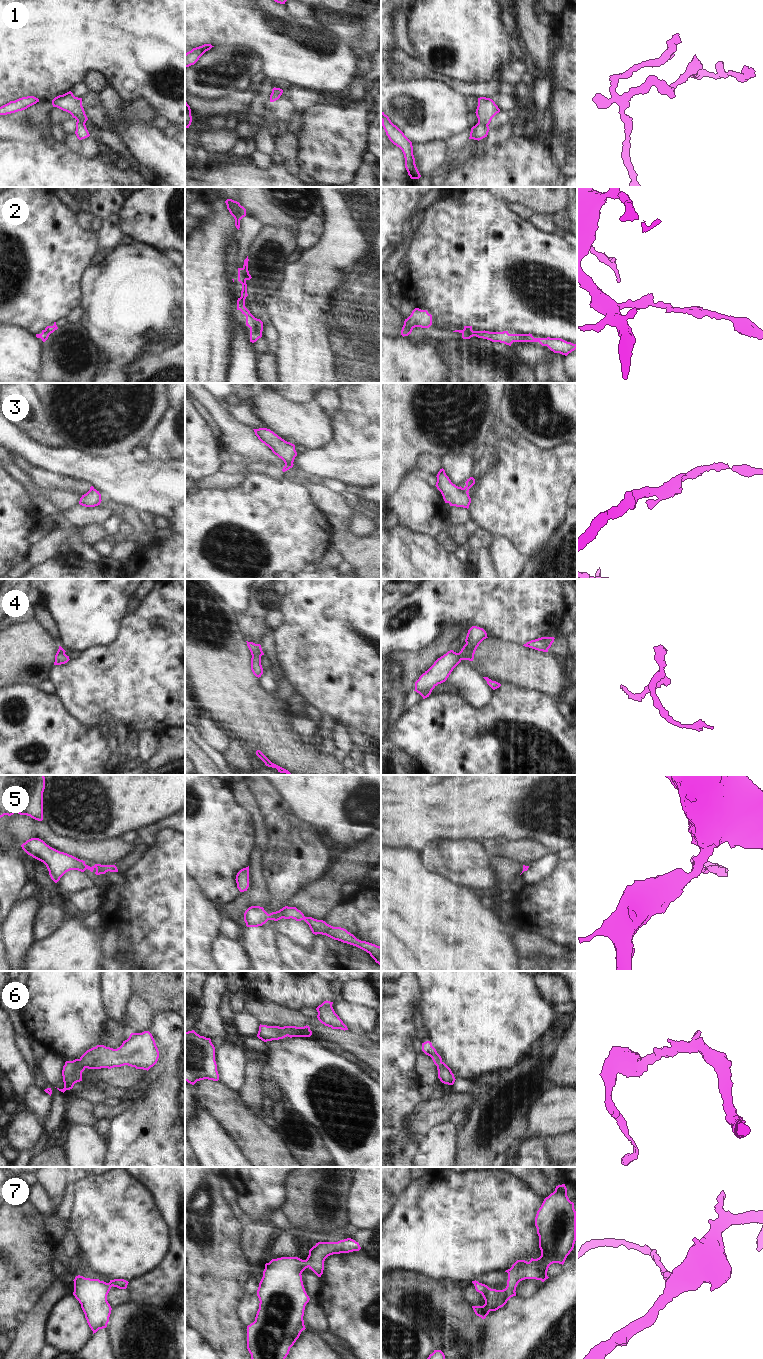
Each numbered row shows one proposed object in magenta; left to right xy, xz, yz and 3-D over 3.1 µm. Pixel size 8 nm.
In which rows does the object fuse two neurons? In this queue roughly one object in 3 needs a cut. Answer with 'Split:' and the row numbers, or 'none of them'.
Split: 2, 3

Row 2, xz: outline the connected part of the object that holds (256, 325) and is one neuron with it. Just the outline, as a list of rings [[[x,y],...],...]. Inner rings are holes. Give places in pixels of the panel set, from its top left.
[[[238,268],[238,281],[242,284],[242,291],[241,297],[237,300],[237,310],[240,310],[246,316],[246,326],[250,328],[250,342],[254,343],[262,337],[263,322],[255,318],[245,307],[245,299],[248,294],[243,268]]]

